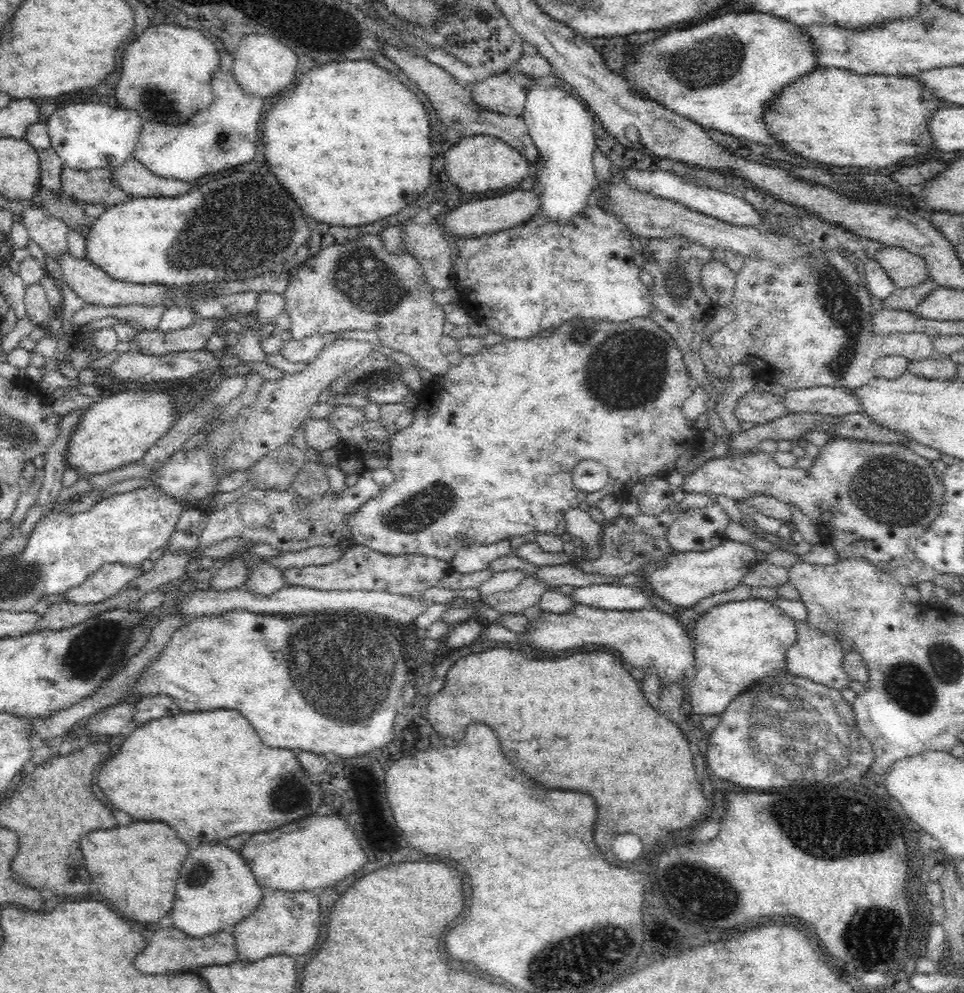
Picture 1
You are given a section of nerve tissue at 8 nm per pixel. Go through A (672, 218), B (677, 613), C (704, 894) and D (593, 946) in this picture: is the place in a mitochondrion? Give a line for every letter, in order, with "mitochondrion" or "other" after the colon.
A: other
B: other
C: mitochondrion
D: mitochondrion

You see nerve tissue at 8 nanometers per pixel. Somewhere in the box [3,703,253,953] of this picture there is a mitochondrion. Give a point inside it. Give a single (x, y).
(199, 874)

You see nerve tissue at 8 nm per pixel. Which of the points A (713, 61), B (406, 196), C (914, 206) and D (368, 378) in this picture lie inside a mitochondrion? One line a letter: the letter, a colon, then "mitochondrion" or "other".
A: mitochondrion
B: other
C: other
D: mitochondrion

